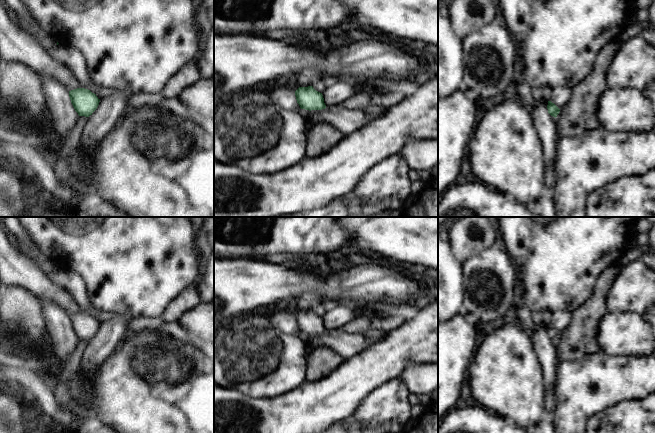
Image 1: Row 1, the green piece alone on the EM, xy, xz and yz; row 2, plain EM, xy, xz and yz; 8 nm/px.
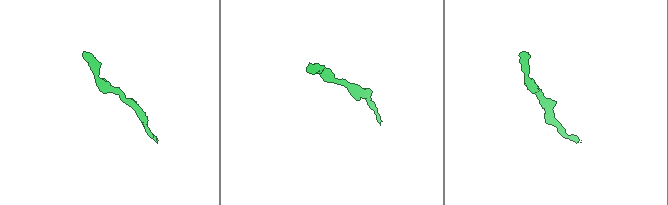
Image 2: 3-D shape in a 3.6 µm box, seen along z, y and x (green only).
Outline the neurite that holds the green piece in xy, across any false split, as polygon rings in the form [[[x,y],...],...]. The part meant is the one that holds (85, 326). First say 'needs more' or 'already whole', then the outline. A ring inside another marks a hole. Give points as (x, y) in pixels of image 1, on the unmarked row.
already whole | [[[85,312],[69,315],[71,327],[79,340],[89,341],[97,333],[100,323]]]

